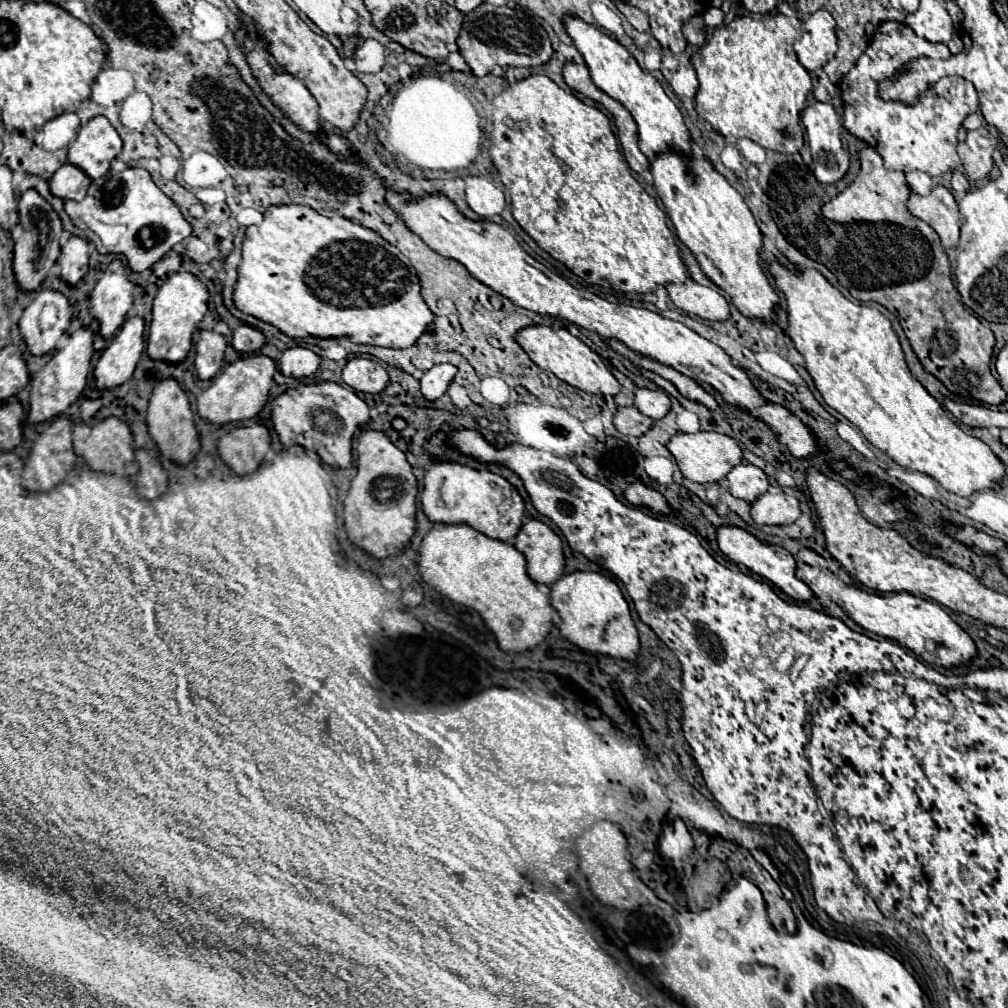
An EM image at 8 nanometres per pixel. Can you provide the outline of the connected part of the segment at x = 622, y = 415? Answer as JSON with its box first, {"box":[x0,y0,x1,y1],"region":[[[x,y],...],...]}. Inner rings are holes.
{"box":[613,407,655,437],"region":[[[619,407],[617,415],[613,417],[613,423],[619,429],[619,433],[633,437],[641,437],[643,433],[647,433],[647,429],[651,429],[651,425],[655,425],[651,417],[643,415],[635,407]]]}

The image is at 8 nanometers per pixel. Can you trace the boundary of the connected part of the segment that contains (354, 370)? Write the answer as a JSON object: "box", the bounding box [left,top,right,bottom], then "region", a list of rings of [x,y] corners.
{"box":[343,357,387,393],"region":[[[355,357],[343,367],[343,381],[357,393],[379,393],[387,387],[387,371],[373,359]]]}

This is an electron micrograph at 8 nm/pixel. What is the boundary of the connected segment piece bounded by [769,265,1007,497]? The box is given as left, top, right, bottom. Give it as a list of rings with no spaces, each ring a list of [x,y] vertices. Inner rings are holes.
[[[771,265],[769,271],[775,277],[777,289],[781,289],[787,299],[789,335],[797,351],[803,353],[807,371],[829,407],[859,427],[867,441],[873,447],[881,449],[897,465],[933,477],[943,485],[943,489],[955,495],[971,497],[977,491],[999,489],[1003,477],[1007,475],[1003,461],[991,453],[991,447],[987,443],[973,435],[967,435],[957,423],[953,423],[947,417],[943,405],[933,395],[929,395],[929,391],[911,375],[891,321],[881,311],[869,305],[851,303],[815,269],[799,269],[799,273],[793,273],[783,265]],[[819,345],[823,347],[823,353],[817,351]]]

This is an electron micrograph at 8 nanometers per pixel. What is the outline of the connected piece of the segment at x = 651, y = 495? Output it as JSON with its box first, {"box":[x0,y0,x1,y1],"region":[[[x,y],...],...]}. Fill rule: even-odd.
{"box":[625,483,671,515],"region":[[[631,483],[631,485],[625,489],[625,499],[627,499],[631,505],[635,505],[635,507],[647,507],[647,509],[651,509],[651,511],[655,511],[655,513],[671,515],[671,509],[669,509],[665,497],[663,497],[659,491],[651,489],[651,487],[643,485],[643,483]]]}

